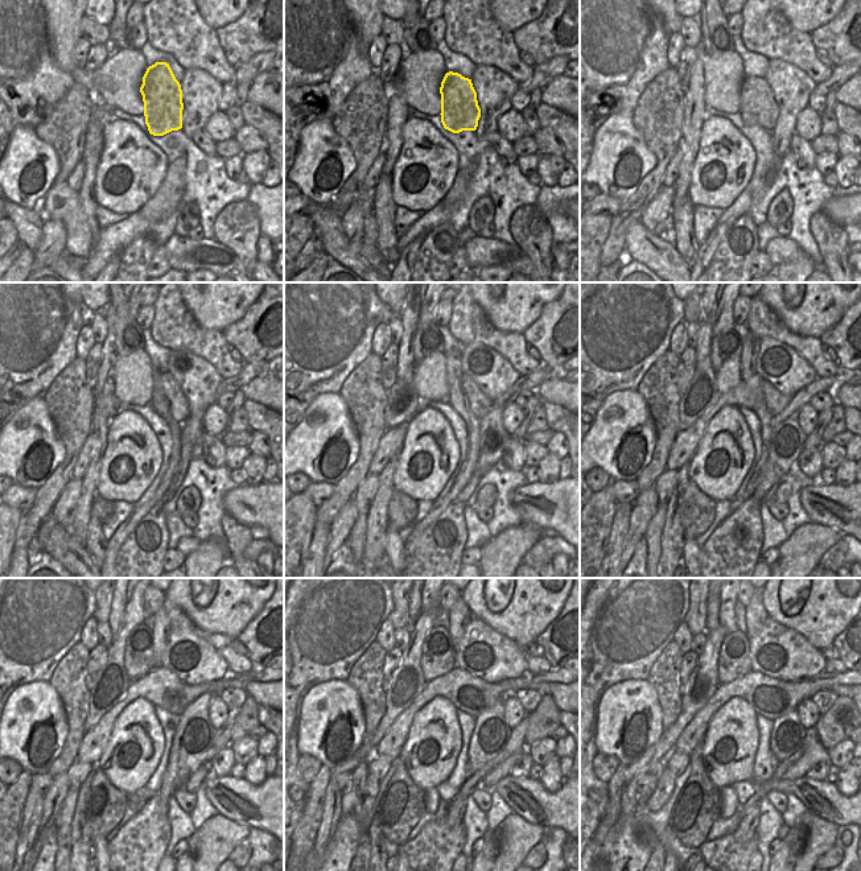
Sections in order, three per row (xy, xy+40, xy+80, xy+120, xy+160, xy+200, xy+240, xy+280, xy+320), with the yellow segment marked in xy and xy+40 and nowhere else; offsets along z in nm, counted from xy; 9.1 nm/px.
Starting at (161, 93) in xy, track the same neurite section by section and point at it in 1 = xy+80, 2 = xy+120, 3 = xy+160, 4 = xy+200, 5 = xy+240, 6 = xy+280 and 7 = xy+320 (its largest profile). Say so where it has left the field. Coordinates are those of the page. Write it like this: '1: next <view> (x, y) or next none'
1: next xy+80 (758, 107)
2: next xy+120 (180, 409)
3: next xy+160 (480, 404)
4: next xy+200 (775, 401)
5: next xy+240 (192, 692)
6: next xy+280 (544, 688)
7: next xy+320 (847, 690)

